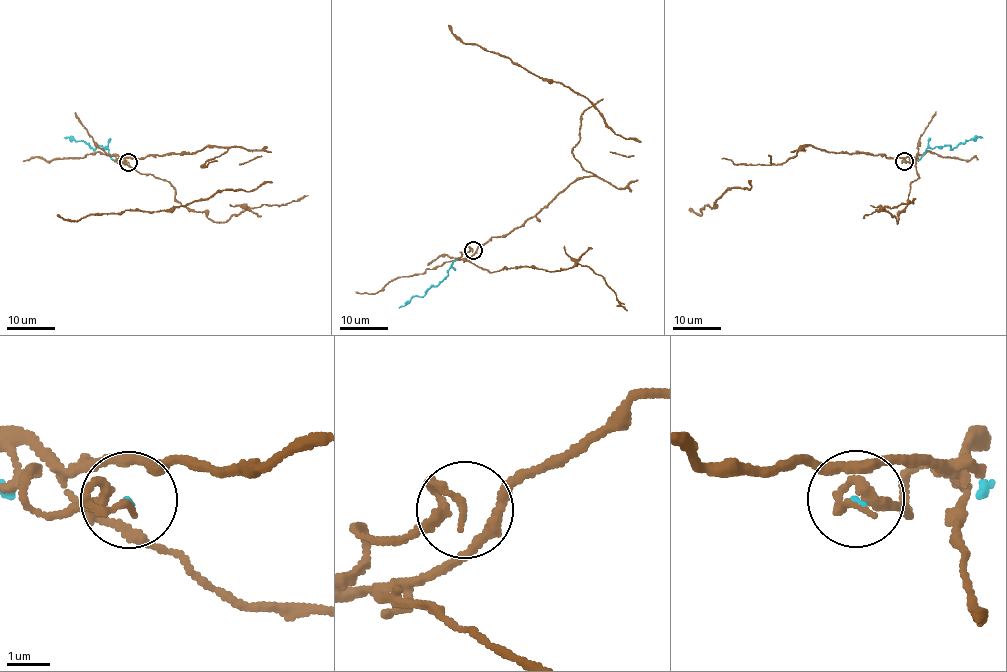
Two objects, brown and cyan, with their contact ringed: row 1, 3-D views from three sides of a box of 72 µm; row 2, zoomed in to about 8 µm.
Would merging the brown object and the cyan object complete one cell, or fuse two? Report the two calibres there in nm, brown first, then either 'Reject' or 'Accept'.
Thickness 170 nm (brown) against 40 nm. Reject

